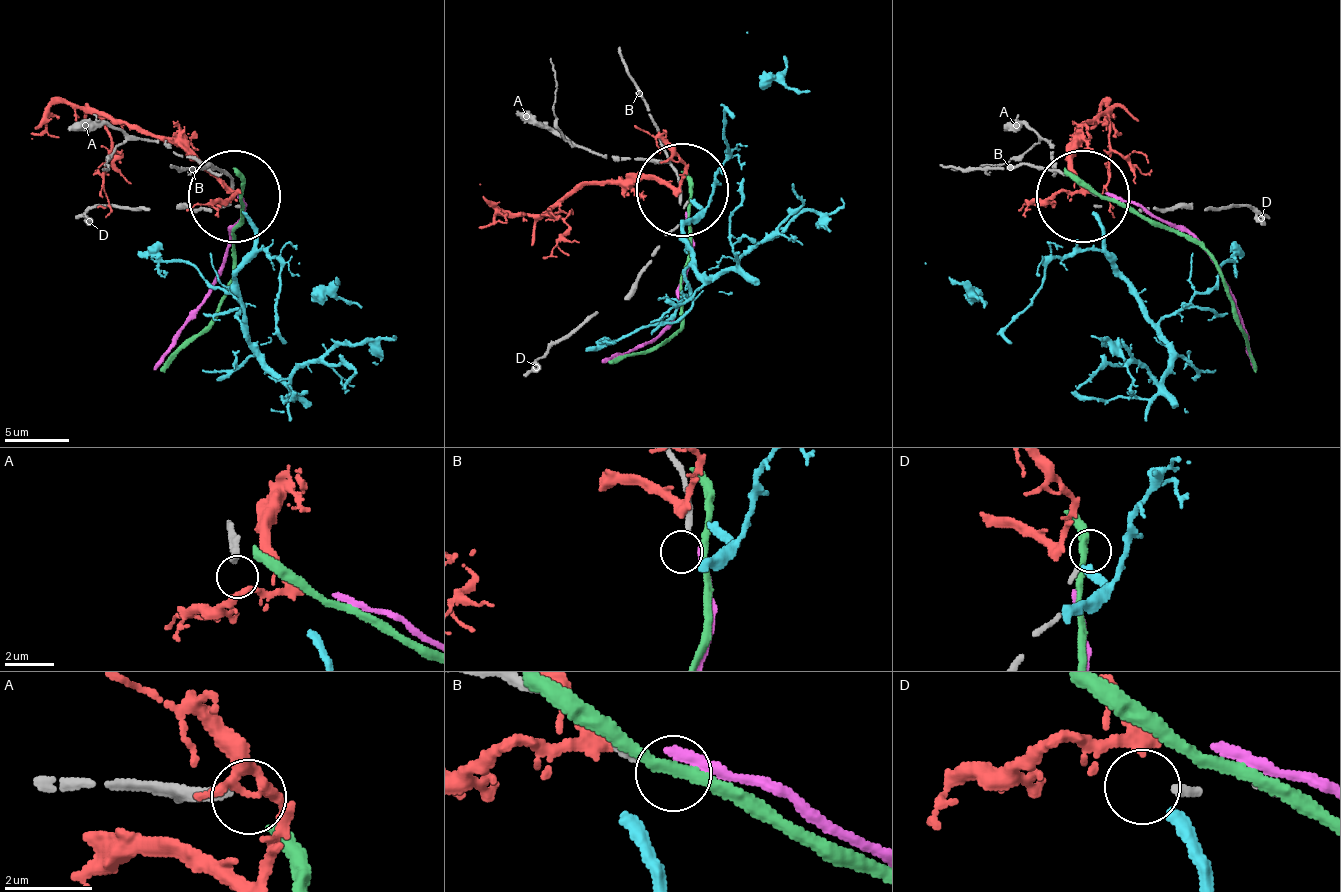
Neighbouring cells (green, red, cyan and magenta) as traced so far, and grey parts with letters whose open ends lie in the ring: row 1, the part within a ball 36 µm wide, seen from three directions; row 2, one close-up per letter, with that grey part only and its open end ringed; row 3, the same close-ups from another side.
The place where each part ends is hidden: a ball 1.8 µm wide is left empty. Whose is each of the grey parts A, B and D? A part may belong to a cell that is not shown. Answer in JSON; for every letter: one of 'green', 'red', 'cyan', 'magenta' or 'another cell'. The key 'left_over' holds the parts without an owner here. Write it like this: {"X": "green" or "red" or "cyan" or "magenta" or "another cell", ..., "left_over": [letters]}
{"A": "another cell", "B": "another cell", "D": "another cell", "left_over": ["A", "B", "D"]}

